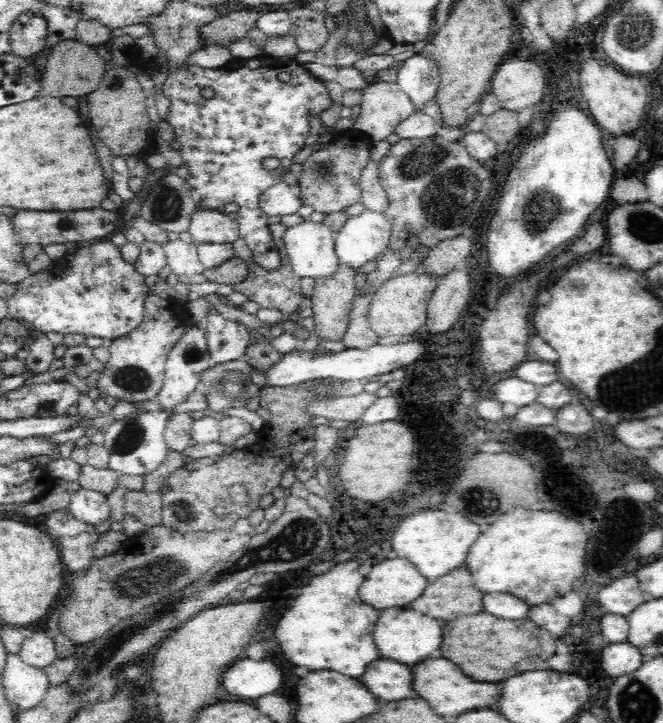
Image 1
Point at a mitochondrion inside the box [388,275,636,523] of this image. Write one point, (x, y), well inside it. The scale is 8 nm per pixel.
(484, 501)

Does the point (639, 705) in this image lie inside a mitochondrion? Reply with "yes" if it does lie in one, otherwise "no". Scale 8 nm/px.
yes

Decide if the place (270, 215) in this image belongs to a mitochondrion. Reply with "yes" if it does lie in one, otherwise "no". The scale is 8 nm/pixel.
no

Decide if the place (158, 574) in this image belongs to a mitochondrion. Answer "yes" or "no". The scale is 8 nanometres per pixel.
yes

